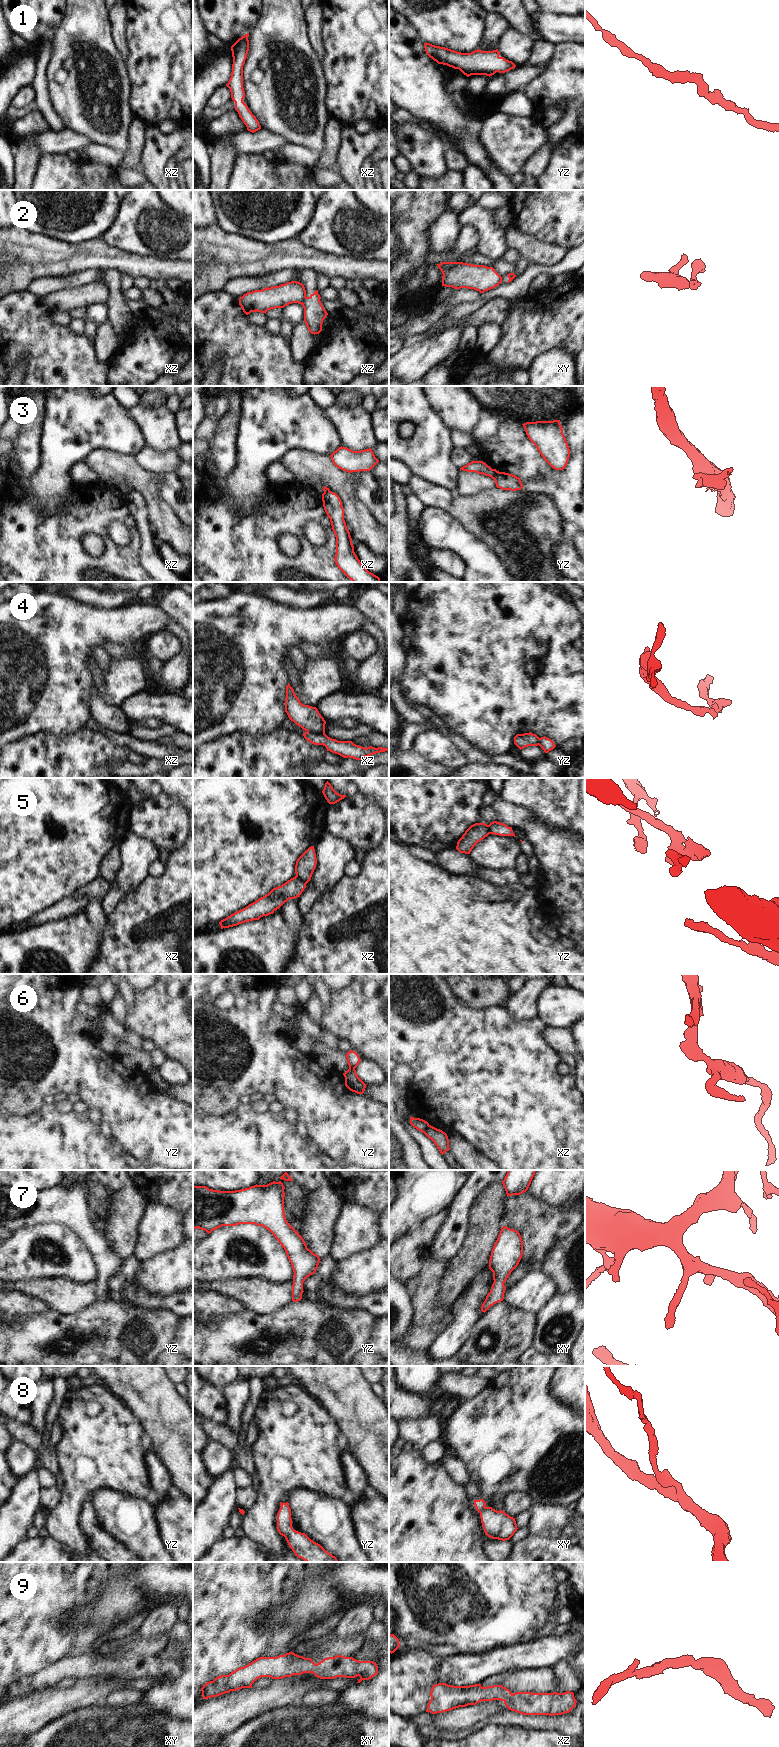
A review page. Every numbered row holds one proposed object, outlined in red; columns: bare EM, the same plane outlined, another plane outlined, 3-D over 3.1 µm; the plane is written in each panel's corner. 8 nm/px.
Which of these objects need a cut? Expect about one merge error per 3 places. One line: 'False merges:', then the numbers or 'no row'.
False merges: 2, 3, 4, 5, 6

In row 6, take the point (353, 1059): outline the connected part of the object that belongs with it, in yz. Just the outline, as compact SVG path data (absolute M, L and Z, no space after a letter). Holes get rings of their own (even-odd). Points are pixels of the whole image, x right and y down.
M352 1050L347 1052L346 1058L347 1058L347 1062L349 1065L349 1069L350 1068L355 1069L358 1066L359 1062L361 1061L359 1055L355 1051L352 1051ZM347 1071L345 1073L343 1073L343 1075L345 1075L347 1073Z

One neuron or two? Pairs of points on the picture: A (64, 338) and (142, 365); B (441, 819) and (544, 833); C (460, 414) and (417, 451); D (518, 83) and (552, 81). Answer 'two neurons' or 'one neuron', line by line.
A: one neuron
B: two neurons
C: two neurons
D: two neurons

